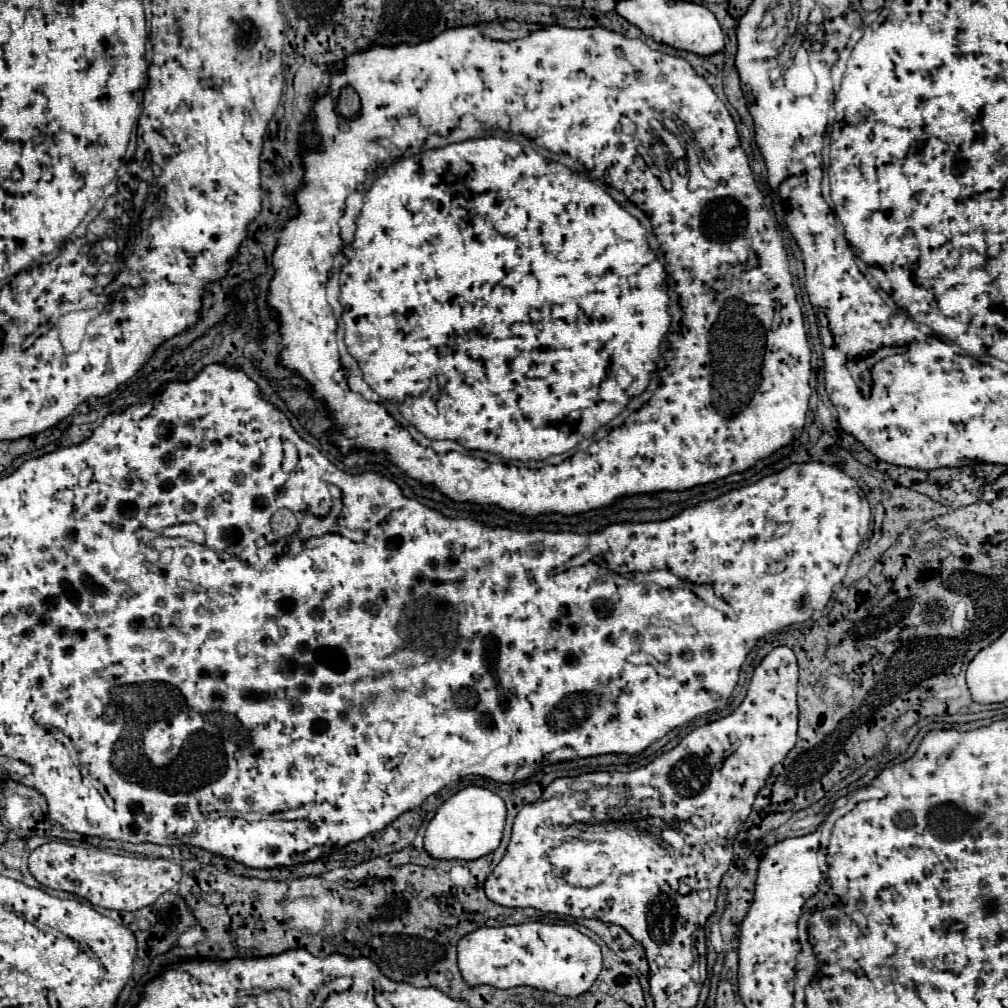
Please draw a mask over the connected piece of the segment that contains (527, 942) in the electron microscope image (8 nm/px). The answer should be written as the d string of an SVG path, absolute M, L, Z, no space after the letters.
M546 922L478 928L460 938L457 959L461 976L470 986L486 984L508 989L528 985L558 996L584 994L602 970L602 952L594 940L574 925Z

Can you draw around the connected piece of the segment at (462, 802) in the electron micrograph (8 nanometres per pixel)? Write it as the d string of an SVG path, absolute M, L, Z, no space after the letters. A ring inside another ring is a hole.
M468 786L454 796L450 796L430 820L424 836L424 848L432 858L456 858L456 860L476 860L494 852L500 844L502 830L506 824L506 804L504 800L482 786Z

